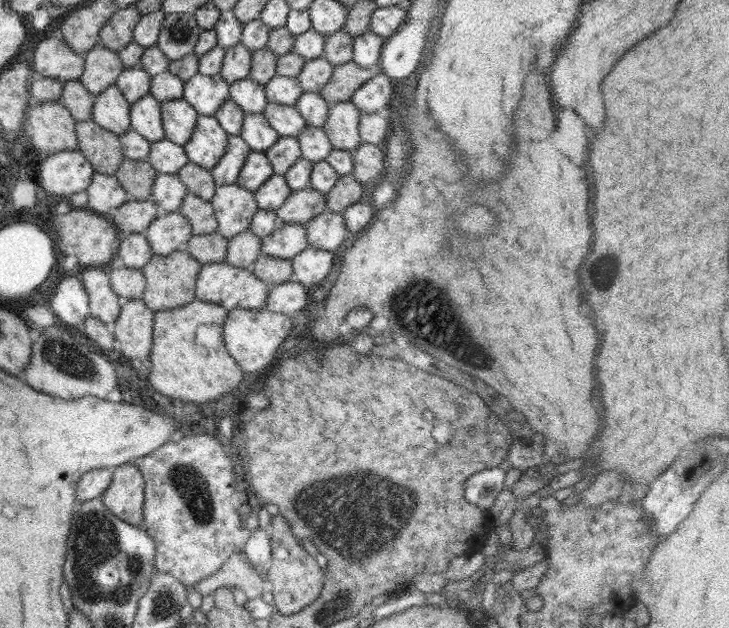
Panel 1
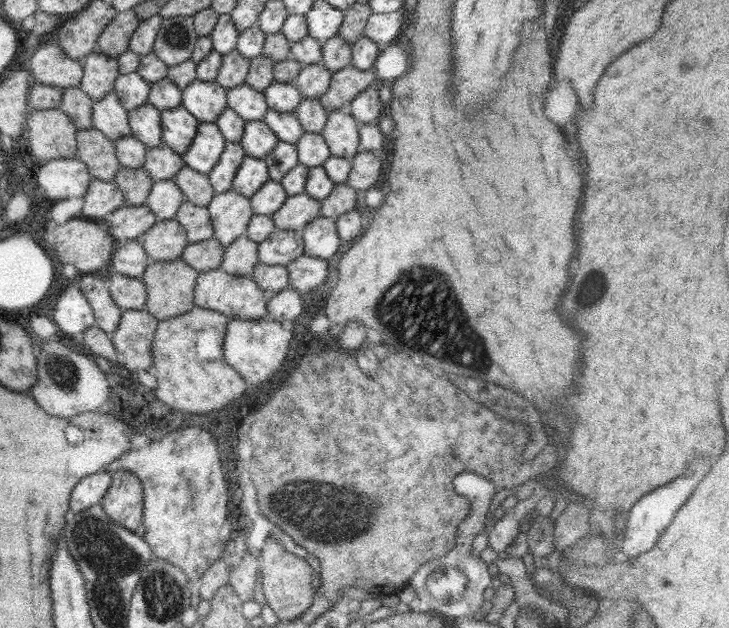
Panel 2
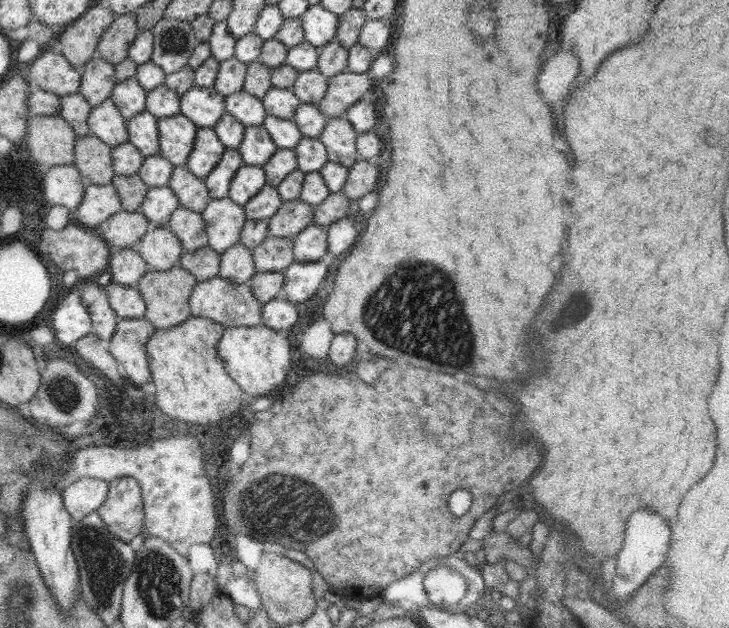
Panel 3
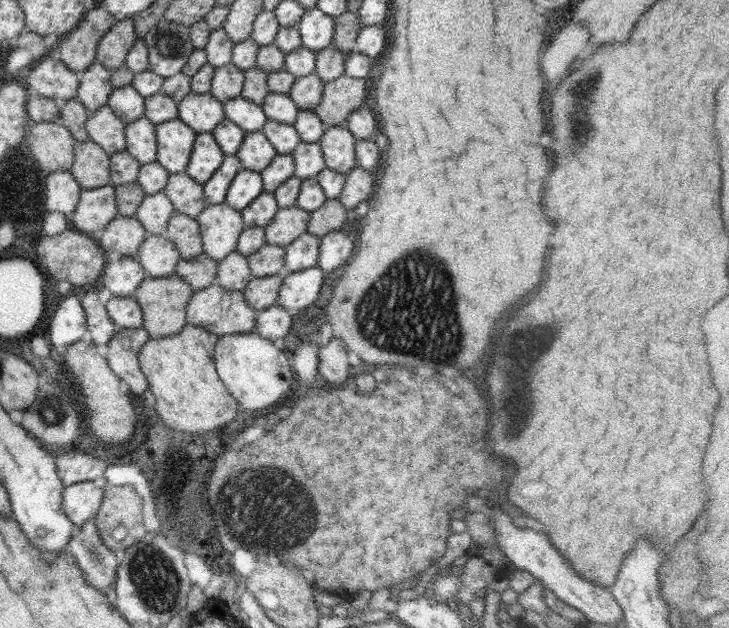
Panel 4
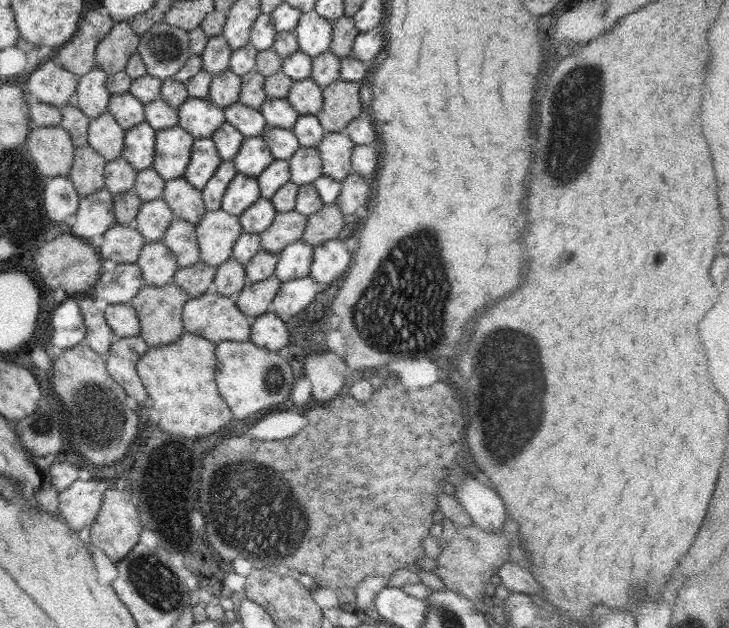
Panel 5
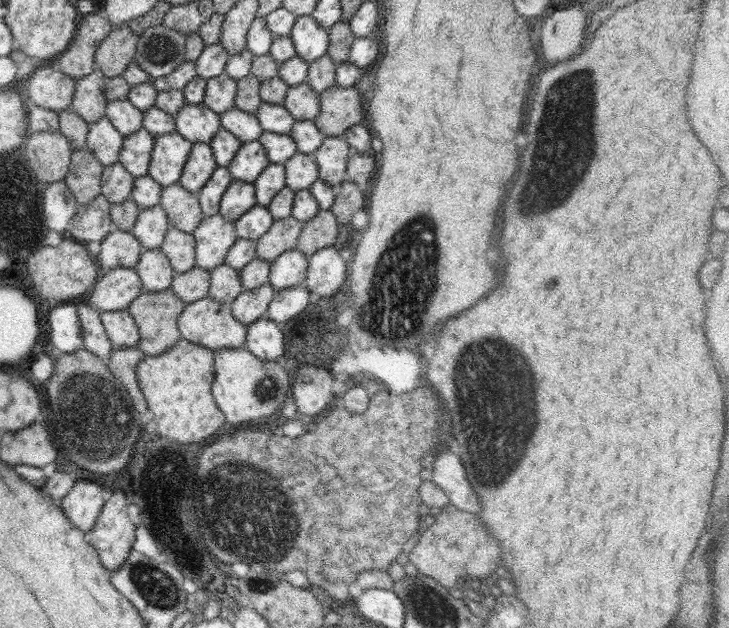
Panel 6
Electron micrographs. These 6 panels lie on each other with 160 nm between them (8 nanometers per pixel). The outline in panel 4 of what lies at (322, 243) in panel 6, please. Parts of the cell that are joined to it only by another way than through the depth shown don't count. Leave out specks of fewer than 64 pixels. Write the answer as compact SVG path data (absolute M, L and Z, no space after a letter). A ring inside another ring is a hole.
M328 199L320 208L310 212L307 232L321 238L329 232L339 230L345 221L350 220L350 216L338 199Z

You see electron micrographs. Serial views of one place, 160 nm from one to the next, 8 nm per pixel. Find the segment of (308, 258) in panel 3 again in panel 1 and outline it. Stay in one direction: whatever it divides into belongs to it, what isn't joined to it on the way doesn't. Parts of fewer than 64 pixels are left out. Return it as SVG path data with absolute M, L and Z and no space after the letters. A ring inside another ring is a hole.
M330 210L315 216L306 223L307 241L312 248L334 252L350 234L346 228L343 213Z

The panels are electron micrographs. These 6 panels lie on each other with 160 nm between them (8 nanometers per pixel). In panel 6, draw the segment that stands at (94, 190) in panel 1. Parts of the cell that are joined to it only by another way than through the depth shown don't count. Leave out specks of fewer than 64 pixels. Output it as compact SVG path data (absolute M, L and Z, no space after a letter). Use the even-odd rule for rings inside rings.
M102 194L88 204L79 205L67 237L83 244L103 241L108 233L116 230L111 221L110 206Z

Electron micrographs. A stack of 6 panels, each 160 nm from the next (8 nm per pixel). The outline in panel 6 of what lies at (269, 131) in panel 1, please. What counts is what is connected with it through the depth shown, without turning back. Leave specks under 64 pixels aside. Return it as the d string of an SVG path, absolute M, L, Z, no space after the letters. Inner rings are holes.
M259 141L242 143L240 150L227 167L234 180L253 183L270 165L264 147Z

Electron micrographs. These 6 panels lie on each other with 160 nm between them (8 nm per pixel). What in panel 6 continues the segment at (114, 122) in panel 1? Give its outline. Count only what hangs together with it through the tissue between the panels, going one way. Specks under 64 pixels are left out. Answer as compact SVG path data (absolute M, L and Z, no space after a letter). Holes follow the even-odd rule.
M104 116L98 122L89 123L88 138L85 149L106 167L119 160L124 136Z

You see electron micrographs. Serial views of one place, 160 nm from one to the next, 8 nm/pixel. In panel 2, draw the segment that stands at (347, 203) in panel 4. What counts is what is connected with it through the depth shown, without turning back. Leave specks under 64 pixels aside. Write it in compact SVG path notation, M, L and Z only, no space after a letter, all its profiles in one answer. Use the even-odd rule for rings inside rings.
M359 151L351 160L351 171L347 178L347 185L356 190L365 191L378 182L382 172L382 158L372 152Z

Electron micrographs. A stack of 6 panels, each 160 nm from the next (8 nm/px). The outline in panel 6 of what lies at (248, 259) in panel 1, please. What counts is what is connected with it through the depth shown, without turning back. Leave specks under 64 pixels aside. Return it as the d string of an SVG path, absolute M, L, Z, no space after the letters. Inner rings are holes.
M226 263L211 270L211 284L209 295L218 302L231 303L244 292L239 271Z

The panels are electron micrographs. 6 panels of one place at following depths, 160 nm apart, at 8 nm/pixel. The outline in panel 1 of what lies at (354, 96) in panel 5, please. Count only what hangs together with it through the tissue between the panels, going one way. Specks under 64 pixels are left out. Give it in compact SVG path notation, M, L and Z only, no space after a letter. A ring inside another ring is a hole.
M353 60L333 67L332 78L319 92L329 107L338 102L351 100L351 96L367 80L378 73L378 69L358 66Z

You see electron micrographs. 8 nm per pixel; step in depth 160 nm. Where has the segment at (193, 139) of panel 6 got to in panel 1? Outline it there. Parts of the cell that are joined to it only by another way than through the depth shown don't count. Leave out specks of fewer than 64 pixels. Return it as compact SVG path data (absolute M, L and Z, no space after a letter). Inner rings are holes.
M196 73L184 83L183 99L200 115L212 116L229 98L229 84L220 73L214 76Z

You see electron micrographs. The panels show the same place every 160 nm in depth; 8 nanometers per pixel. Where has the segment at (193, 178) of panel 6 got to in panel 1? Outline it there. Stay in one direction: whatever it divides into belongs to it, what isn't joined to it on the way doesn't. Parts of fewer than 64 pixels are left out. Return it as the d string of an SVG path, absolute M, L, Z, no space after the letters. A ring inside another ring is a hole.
M200 114L194 133L185 146L188 161L211 172L228 147L228 136L214 115Z

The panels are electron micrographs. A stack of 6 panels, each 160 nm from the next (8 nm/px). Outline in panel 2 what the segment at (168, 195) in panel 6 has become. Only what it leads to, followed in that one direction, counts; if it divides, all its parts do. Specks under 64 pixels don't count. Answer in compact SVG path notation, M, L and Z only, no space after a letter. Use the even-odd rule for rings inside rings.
M185 165L178 174L174 176L173 181L184 193L185 201L196 206L208 207L214 192L206 174L200 174L200 172L196 172Z

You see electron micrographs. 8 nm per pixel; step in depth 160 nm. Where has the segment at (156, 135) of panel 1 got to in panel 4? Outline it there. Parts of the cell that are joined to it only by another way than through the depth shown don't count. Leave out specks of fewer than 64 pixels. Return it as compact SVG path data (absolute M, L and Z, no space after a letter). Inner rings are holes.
M145 115L125 125L126 149L140 165L155 162L157 158L157 137L155 124Z

